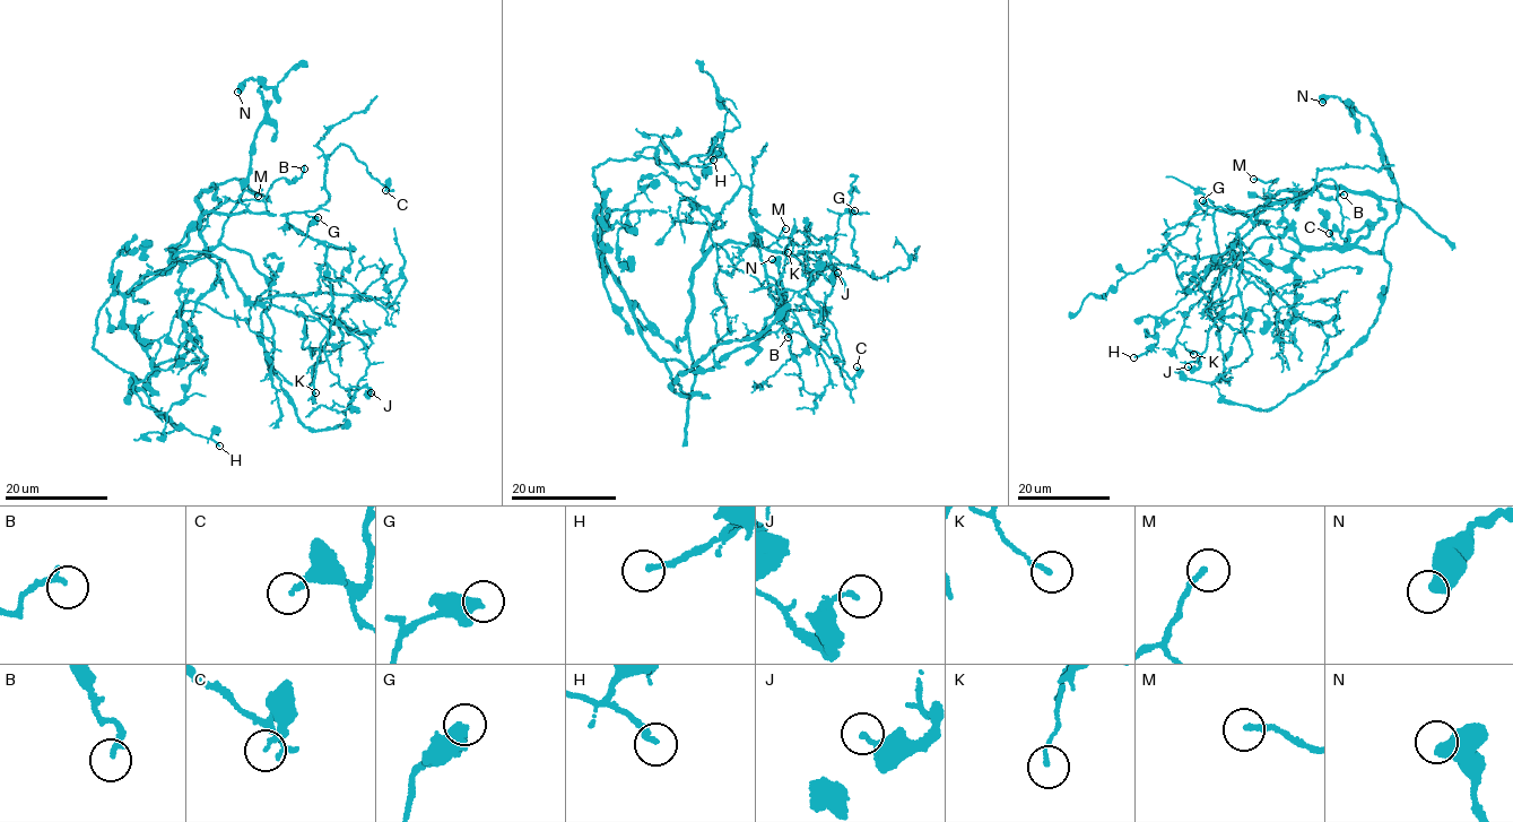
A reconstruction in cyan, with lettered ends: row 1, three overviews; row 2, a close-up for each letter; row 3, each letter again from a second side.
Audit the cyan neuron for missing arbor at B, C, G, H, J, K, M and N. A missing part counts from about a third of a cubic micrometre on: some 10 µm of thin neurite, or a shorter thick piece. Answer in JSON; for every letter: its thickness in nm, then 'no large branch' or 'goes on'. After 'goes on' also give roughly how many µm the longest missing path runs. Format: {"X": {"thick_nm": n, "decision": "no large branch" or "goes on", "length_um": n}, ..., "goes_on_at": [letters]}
{"B": {"thick_nm": 200, "decision": "no large branch"}, "C": {"thick_nm": 200, "decision": "no large branch"}, "G": {"thick_nm": 480, "decision": "no large branch"}, "H": {"thick_nm": 200, "decision": "goes on", "length_um": 8}, "J": {"thick_nm": 160, "decision": "no large branch"}, "K": {"thick_nm": 130, "decision": "no large branch"}, "M": {"thick_nm": 190, "decision": "no large branch"}, "N": {"thick_nm": 600, "decision": "no large branch"}, "goes_on_at": ["H"]}

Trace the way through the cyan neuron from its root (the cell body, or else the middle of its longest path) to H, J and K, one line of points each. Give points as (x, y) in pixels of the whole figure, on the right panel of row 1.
H: (1377, 312), (1391, 267), (1357, 242), (1384, 216), (1379, 200), (1315, 185), (1258, 216), (1133, 357)
J: (1377, 312), (1350, 352), (1266, 410), (1212, 383), (1251, 353), (1238, 295), (1188, 366)
K: (1377, 312), (1391, 267), (1357, 242), (1379, 200), (1315, 185), (1214, 213), (1219, 276), (1176, 337), (1193, 354)

